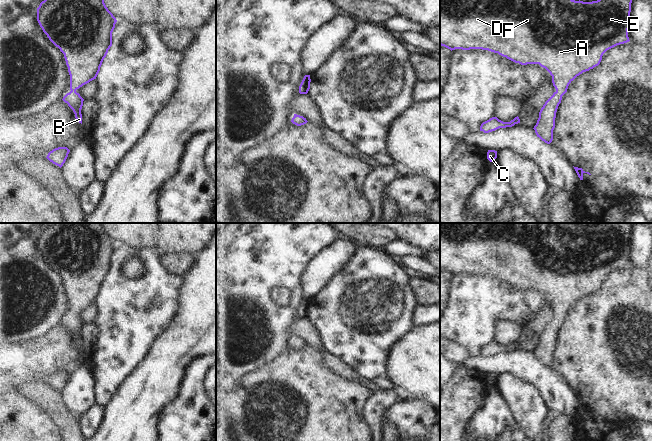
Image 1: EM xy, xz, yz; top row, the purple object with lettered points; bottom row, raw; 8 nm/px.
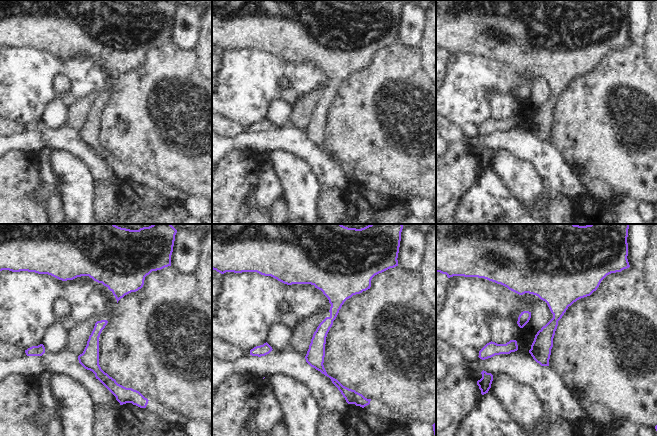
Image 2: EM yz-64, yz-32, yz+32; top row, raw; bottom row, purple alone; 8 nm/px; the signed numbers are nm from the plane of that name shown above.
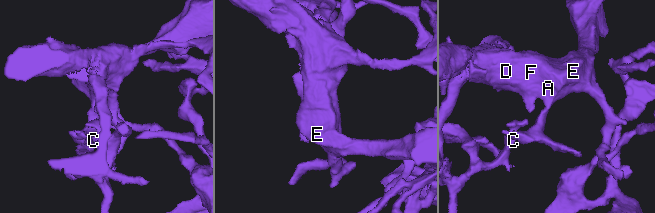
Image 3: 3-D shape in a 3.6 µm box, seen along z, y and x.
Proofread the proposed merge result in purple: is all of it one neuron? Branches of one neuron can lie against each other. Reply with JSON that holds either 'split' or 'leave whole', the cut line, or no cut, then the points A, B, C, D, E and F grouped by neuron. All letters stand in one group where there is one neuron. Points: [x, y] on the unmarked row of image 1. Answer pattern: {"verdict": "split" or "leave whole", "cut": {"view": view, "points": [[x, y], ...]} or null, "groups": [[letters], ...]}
{"verdict": "leave whole", "cut": null, "groups": [["A", "B", "C", "D", "E", "F"]]}

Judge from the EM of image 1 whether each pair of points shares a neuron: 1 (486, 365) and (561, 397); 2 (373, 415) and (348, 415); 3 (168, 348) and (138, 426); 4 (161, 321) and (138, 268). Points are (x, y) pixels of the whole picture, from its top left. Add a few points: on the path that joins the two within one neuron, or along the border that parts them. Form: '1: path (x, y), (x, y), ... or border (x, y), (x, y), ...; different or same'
1: path (505, 365), (525, 365), (542, 378); same
2: border (374, 394), (364, 410), (364, 418), (371, 430); different
3: path (165, 367), (158, 381), (142, 398), (138, 407); same
4: border (123, 266), (132, 278), (140, 278), (147, 271); different

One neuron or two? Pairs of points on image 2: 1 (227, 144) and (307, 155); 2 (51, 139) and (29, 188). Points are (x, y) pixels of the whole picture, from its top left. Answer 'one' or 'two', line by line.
1: one
2: two

